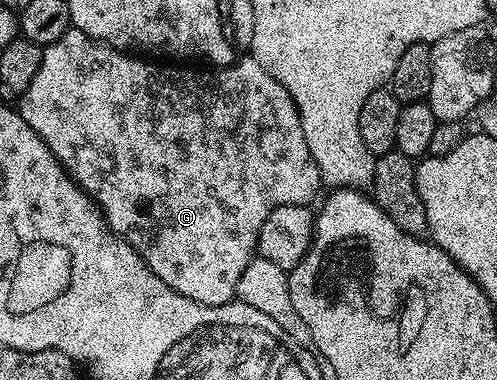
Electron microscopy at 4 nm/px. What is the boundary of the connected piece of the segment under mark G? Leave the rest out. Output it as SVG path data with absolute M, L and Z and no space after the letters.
M69 28L58 40L54 40L49 46L43 47L43 51L42 64L38 64L38 72L34 72L34 80L30 80L30 88L26 88L26 92L19 95L18 98L18 102L20 102L18 103L18 109L22 120L26 120L26 124L30 124L30 128L34 128L34 132L38 132L38 136L44 141L46 148L50 148L50 152L54 152L54 156L60 161L61 166L67 170L68 175L70 175L72 179L87 192L89 198L99 206L101 214L103 214L104 219L108 221L108 227L120 238L133 246L138 252L138 256L142 256L142 260L150 268L150 272L154 272L154 276L158 276L158 280L162 280L162 284L166 284L174 292L178 292L182 296L186 296L198 304L221 306L222 304L233 301L233 299L236 298L238 279L242 277L242 272L246 272L246 264L250 264L256 254L258 232L262 228L266 216L270 216L270 212L274 212L274 208L278 208L279 206L308 206L309 203L311 203L311 198L314 197L319 190L322 190L320 169L314 160L314 156L310 156L310 148L306 148L306 136L302 136L300 113L296 110L296 105L290 96L290 92L286 92L286 88L282 88L282 84L278 84L278 80L274 80L274 76L270 76L270 72L266 72L266 68L262 68L262 64L258 64L250 56L241 57L239 60L233 62L232 65L221 66L219 68L188 68L192 70L183 70L183 68L180 67L183 65L180 64L155 66L155 64L152 63L155 61L145 60L140 56L133 56L131 53L122 50L113 50L111 46L105 46L103 42L95 42L90 36L86 36L86 32L75 28Z

